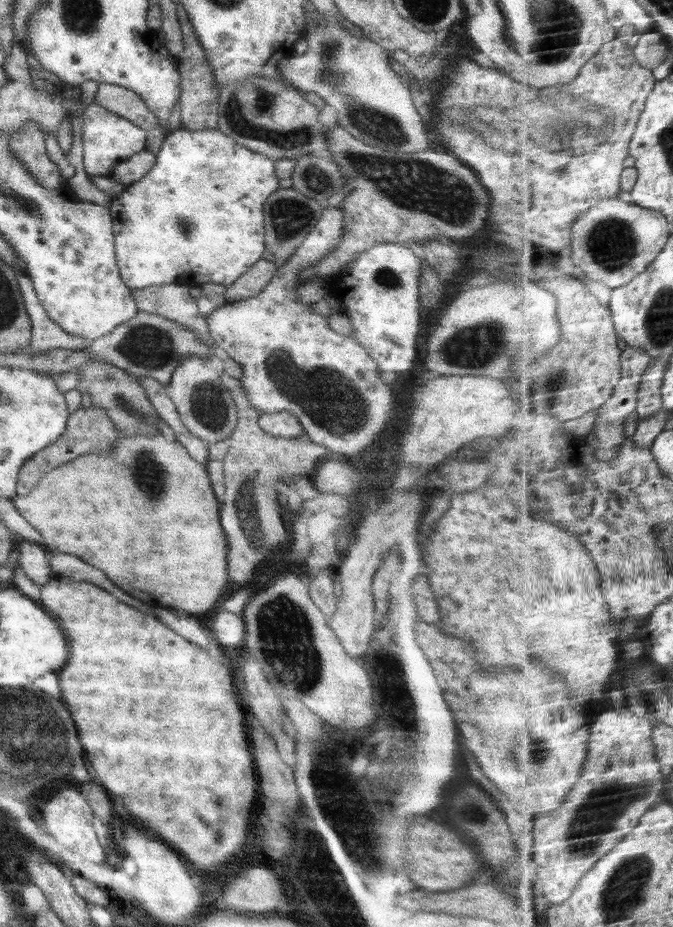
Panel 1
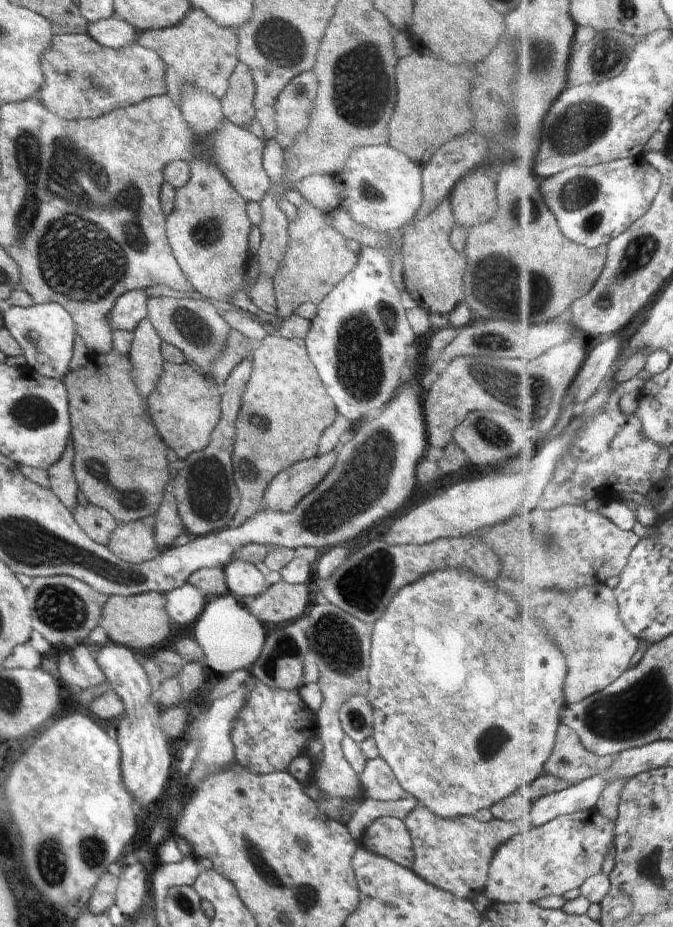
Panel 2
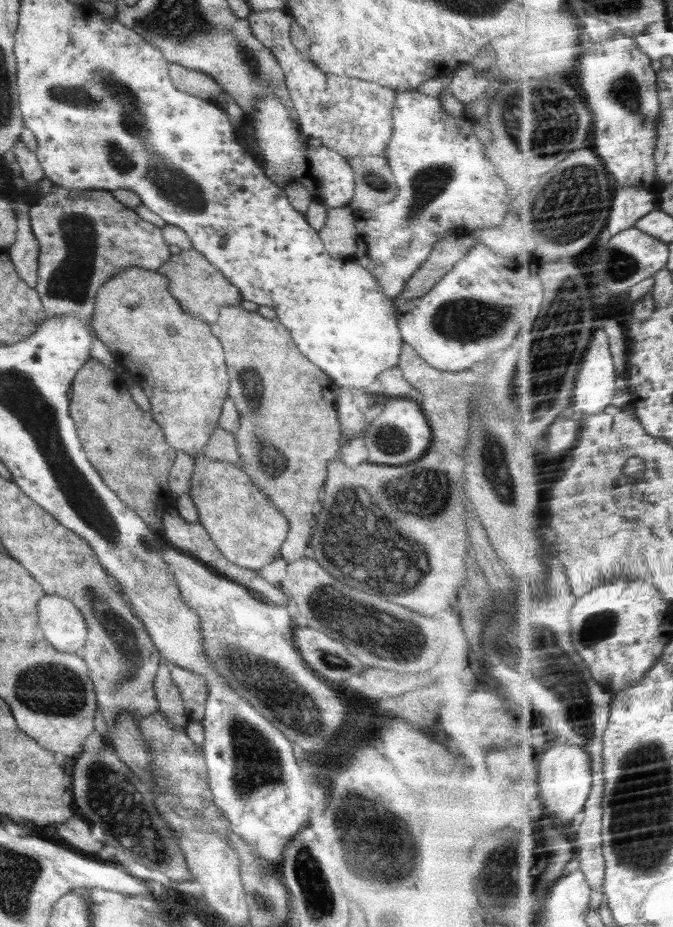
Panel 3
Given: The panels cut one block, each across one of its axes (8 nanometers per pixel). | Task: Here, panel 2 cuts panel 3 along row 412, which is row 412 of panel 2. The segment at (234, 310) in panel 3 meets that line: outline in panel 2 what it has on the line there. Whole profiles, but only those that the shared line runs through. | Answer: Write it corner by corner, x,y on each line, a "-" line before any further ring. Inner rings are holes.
278,334
266,335
260,346
254,348
252,372
242,396
236,419
236,444
231,454
233,477
239,490
240,504
231,522
231,528
242,526
249,518
265,508
264,493
271,480
293,464
313,459
319,454
319,438
334,422
336,408
326,394
314,363
308,356
304,339
285,339

